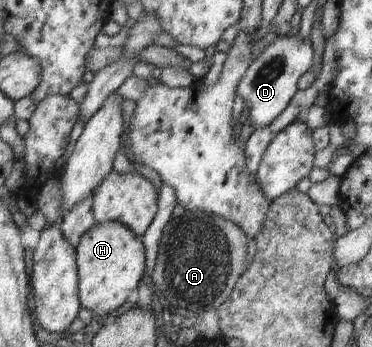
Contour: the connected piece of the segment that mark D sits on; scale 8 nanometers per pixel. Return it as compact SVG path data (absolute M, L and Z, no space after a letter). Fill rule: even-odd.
M296 31L284 37L279 36L275 42L267 46L267 50L253 60L245 76L237 86L237 96L243 99L249 110L247 121L257 130L269 126L293 100L297 94L297 82L313 67L314 50L309 39L301 40Z

